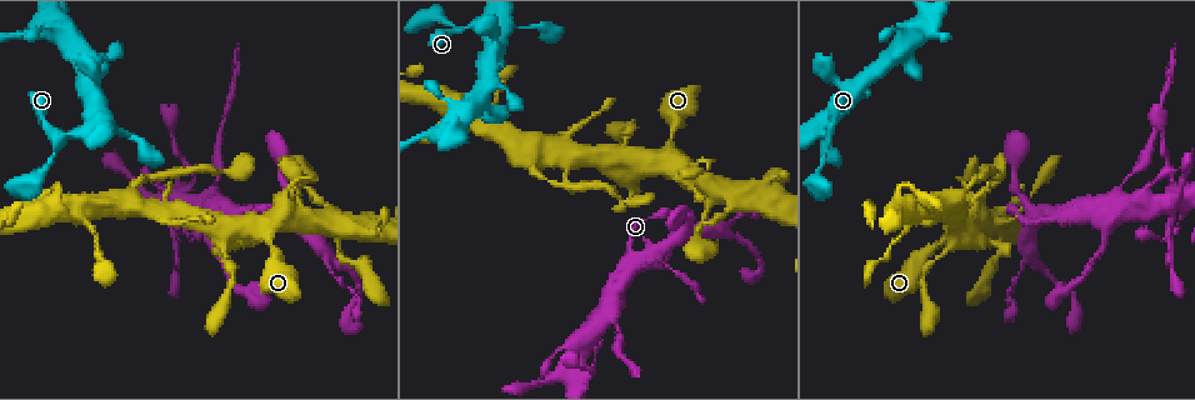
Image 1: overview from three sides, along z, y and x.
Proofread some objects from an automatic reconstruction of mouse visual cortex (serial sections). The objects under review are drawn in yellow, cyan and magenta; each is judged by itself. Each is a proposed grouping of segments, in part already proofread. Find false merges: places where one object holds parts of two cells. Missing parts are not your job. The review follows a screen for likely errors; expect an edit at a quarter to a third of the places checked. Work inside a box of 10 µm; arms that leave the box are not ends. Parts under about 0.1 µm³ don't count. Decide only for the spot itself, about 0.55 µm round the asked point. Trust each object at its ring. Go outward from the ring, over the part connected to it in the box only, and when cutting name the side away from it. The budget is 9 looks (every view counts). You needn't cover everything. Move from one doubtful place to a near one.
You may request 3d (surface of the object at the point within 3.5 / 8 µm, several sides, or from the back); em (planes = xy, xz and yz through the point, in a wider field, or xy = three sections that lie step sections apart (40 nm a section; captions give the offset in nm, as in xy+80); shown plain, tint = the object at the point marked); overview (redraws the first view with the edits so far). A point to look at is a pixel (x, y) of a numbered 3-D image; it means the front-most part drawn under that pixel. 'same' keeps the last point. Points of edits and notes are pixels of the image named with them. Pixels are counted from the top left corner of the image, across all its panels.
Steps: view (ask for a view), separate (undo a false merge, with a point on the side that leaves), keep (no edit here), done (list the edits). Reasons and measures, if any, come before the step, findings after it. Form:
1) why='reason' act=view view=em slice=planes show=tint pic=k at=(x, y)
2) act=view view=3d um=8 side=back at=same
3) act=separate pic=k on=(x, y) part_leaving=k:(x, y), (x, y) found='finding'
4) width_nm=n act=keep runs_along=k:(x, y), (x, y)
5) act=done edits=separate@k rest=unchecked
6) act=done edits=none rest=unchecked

why='thick turns thin' act=view view=3d um=3.5 pic=1 at=(605, 302)

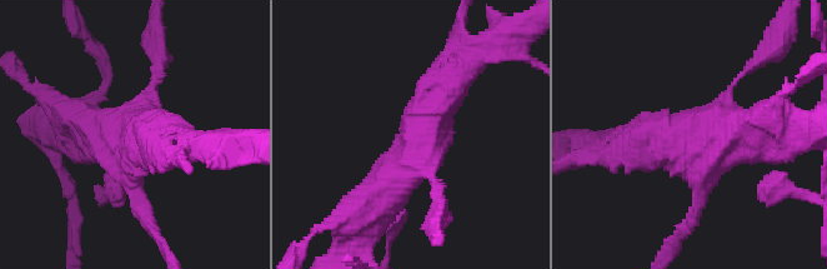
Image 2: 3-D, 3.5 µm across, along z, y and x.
arms=4 arm_widths_nm=200,250,350,500 why='now the EM' act=view view=em slice=xy step=1 show=tint pic=2 at=(686, 157)

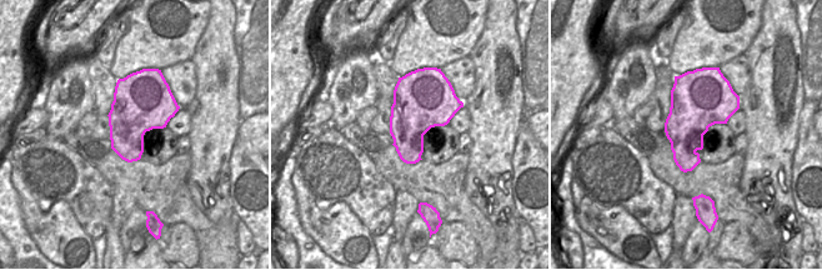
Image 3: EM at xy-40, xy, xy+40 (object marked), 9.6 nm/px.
why='cut it another way' act=view view=em slice=xy step=2 show=tint at=same

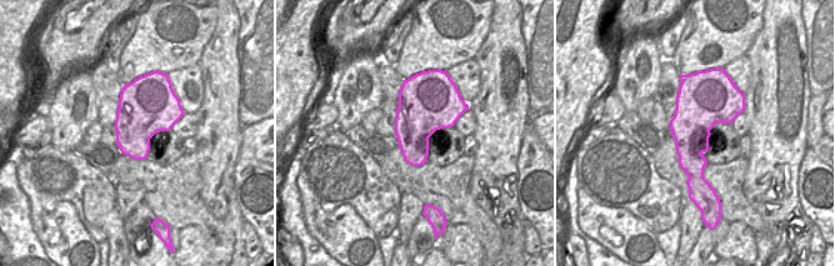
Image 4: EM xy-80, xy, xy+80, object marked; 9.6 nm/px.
width_nm=480 act=keep runs_along=2:(464, 59), (386, 190) found='continuous, no second cell'

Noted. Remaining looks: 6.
why='two arms in line, one across' act=view view=3d um=3.5 pic=1 at=(969, 206)

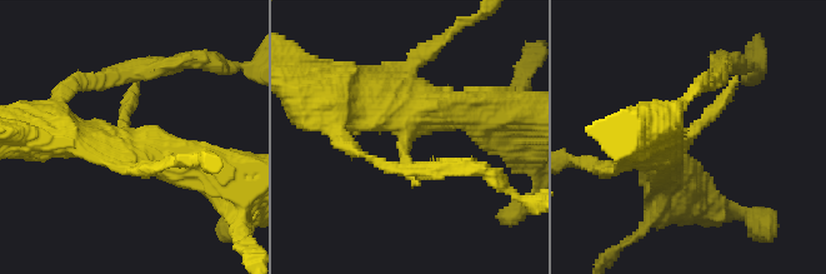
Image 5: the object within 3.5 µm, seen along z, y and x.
why='shape alone is not enough' act=view view=em slice=xy step=3 show=tint pic=5 at=(125, 139)

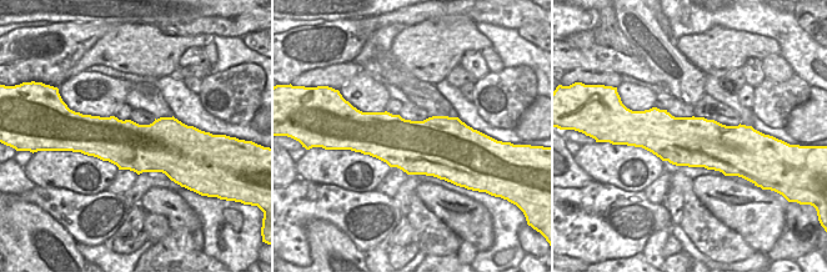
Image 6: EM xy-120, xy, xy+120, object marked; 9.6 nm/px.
act=keep found='all the same cell'

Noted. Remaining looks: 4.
why='small branch off a trunk' act=view view=3d um=3.5 pic=1 at=(917, 214)

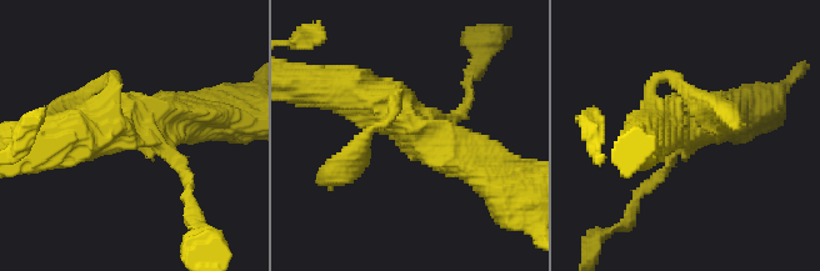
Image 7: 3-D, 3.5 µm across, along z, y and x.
act=view view=em slice=planes show=tint pic=7 at=(434, 139)

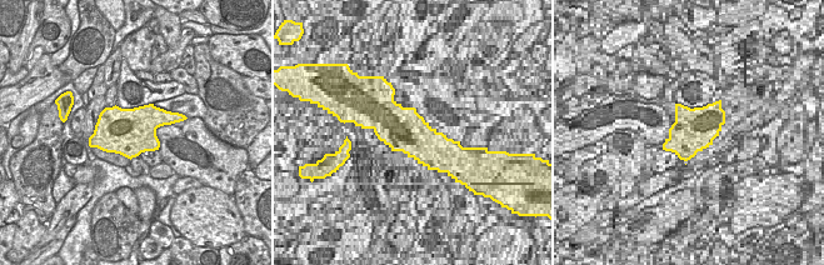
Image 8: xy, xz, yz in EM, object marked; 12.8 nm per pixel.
act=keep runs_along=7:(498, 179), (359, 95) found='continuous, no second cell'

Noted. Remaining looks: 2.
act=done edits=none rest=unchecked

